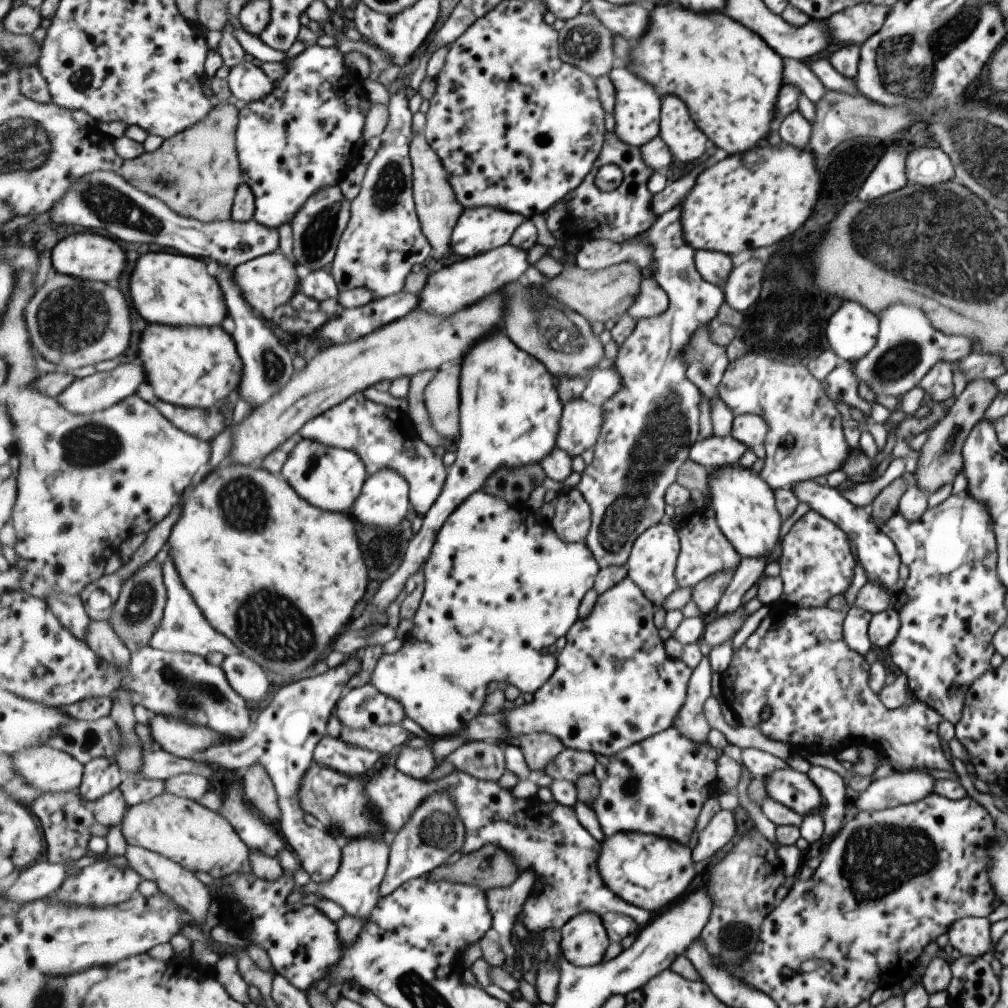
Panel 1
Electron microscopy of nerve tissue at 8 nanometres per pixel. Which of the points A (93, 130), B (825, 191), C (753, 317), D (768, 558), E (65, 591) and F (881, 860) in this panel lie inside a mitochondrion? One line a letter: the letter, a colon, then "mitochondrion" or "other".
A: other
B: other
C: other
D: other
E: other
F: mitochondrion

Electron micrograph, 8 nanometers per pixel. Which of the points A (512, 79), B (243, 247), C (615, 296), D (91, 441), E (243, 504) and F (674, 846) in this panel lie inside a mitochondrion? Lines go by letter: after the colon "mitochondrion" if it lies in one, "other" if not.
A: other
B: other
C: other
D: mitochondrion
E: mitochondrion
F: other

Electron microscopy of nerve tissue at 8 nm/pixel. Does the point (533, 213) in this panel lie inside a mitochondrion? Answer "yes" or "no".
no

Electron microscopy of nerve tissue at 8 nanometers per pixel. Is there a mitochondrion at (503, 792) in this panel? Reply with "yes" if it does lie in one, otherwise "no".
no

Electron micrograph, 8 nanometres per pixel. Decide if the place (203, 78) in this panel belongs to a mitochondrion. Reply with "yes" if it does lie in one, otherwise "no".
no

